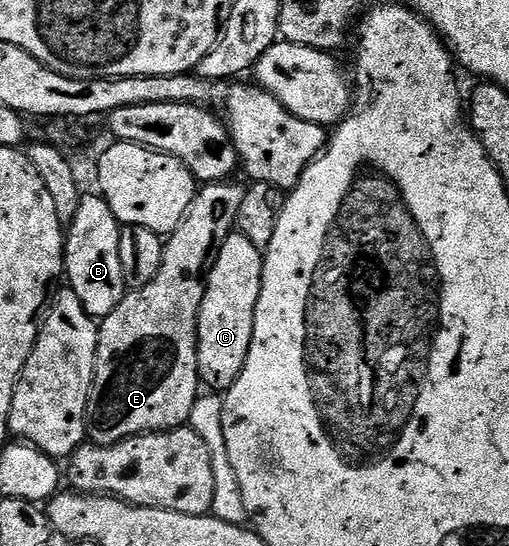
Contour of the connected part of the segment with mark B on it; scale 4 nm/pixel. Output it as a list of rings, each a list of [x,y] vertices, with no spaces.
[[[99,193],[85,194],[78,205],[74,221],[66,229],[64,240],[64,275],[67,286],[78,293],[82,309],[93,319],[102,321],[124,300],[129,292],[126,277],[122,277],[122,257],[118,254],[118,241],[122,224],[110,205]]]

